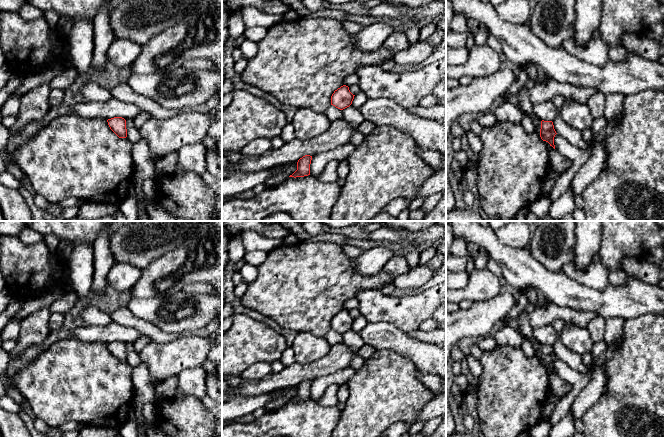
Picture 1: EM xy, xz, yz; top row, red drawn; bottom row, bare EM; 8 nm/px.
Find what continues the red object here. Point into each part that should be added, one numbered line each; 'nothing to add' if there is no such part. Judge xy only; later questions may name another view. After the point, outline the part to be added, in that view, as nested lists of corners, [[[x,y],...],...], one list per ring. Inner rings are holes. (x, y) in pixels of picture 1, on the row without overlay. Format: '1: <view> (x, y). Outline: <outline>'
nothing to add

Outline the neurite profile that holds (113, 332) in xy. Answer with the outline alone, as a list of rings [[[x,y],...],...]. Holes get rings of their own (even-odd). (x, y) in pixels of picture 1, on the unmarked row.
[[[111,322],[107,326],[82,326],[70,331],[71,338],[85,342],[103,342],[111,343],[114,341],[122,341],[125,344],[135,343],[142,334],[132,327],[120,325]]]

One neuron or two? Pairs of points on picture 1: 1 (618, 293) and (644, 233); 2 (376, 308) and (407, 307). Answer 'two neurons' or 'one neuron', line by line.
1: two neurons
2: one neuron

